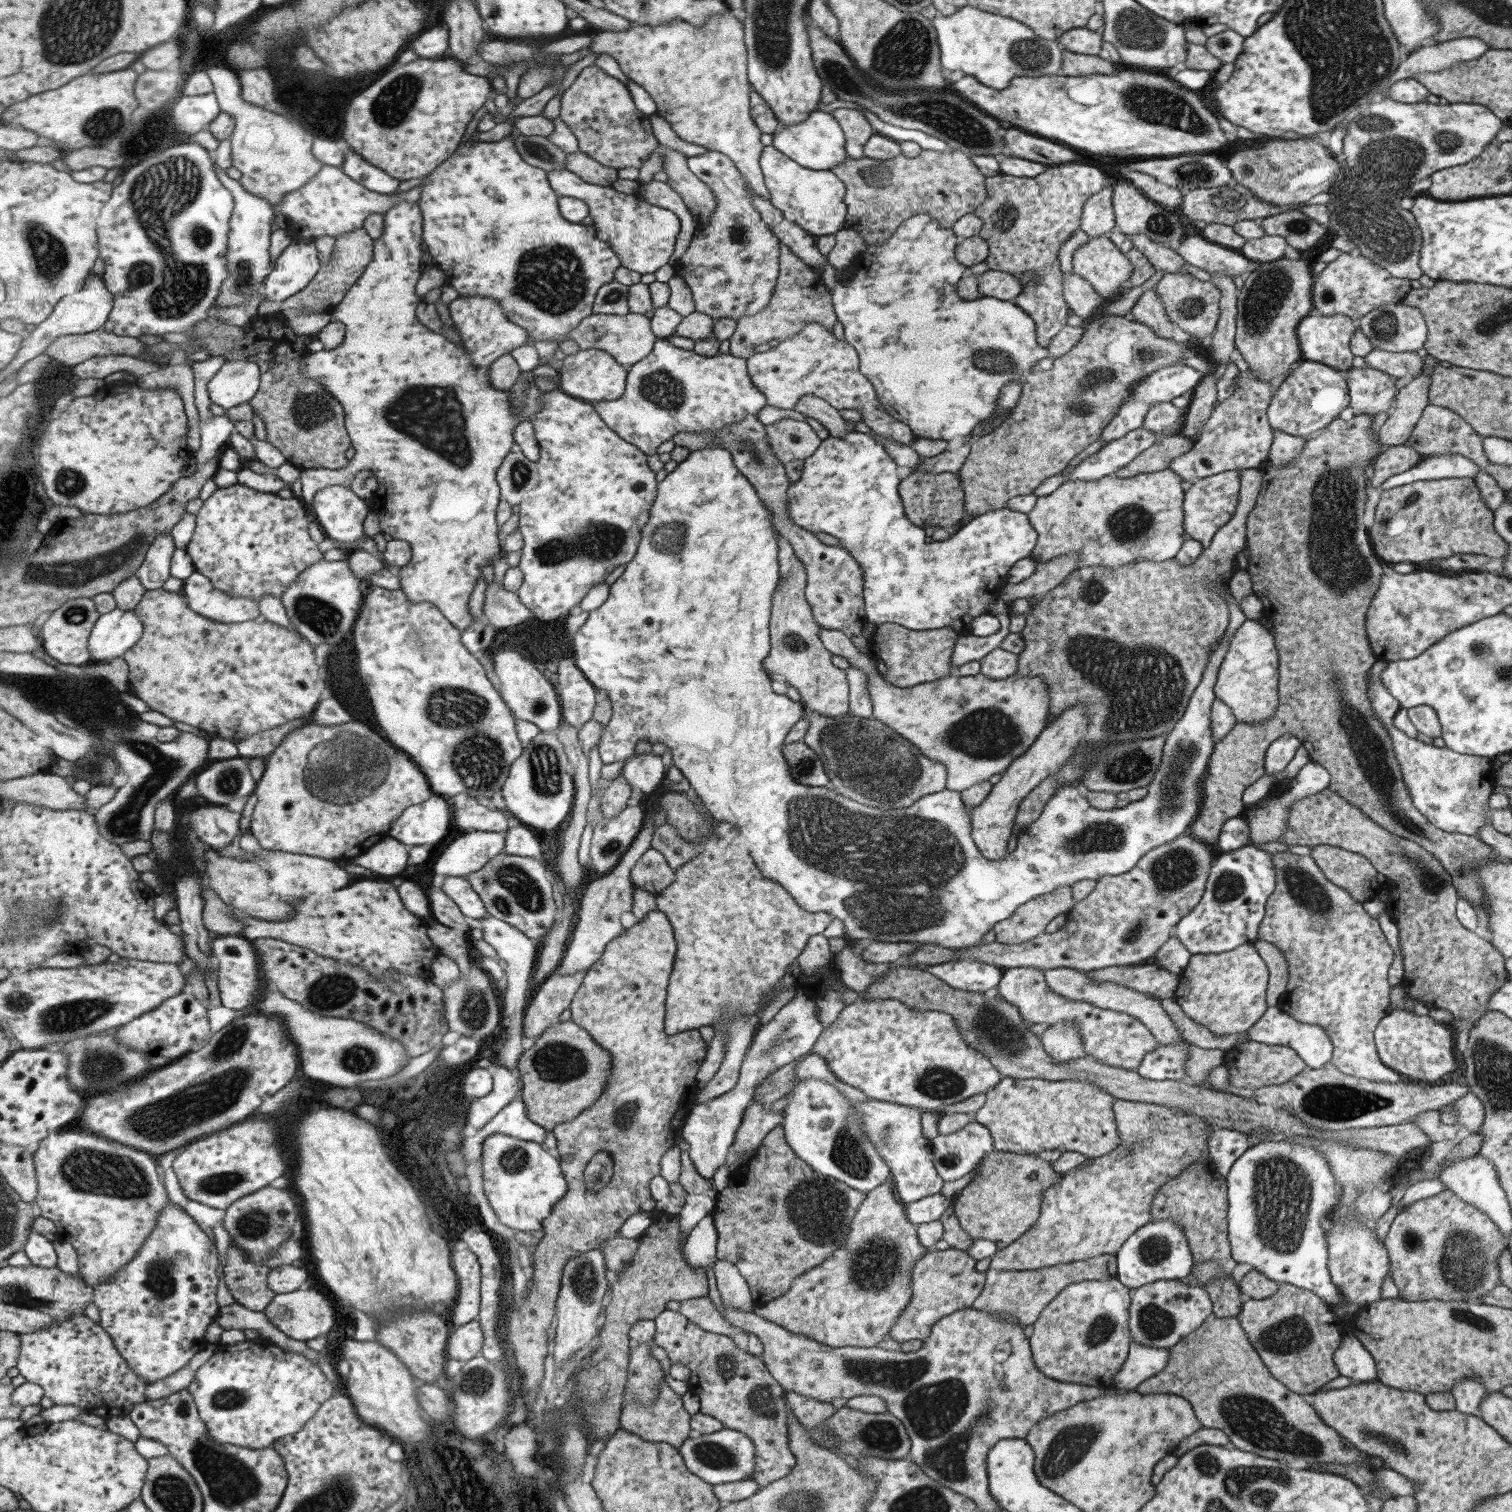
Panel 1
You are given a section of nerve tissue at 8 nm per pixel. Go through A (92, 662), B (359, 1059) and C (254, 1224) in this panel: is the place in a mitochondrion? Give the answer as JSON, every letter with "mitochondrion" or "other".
{"A":"other","B":"mitochondrion","C":"mitochondrion"}

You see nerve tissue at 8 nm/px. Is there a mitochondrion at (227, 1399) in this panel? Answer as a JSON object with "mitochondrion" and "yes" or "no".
{"mitochondrion":"yes"}

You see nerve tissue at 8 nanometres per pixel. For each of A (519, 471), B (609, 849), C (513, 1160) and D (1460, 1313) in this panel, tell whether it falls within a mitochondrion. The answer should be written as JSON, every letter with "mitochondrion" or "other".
{"A":"mitochondrion","B":"mitochondrion","C":"mitochondrion","D":"mitochondrion"}

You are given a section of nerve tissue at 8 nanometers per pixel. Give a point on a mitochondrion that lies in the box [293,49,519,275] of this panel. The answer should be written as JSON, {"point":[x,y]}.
{"point":[392,106]}

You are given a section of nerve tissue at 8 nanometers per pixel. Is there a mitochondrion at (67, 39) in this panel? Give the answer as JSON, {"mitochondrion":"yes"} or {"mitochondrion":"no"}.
{"mitochondrion":"yes"}

